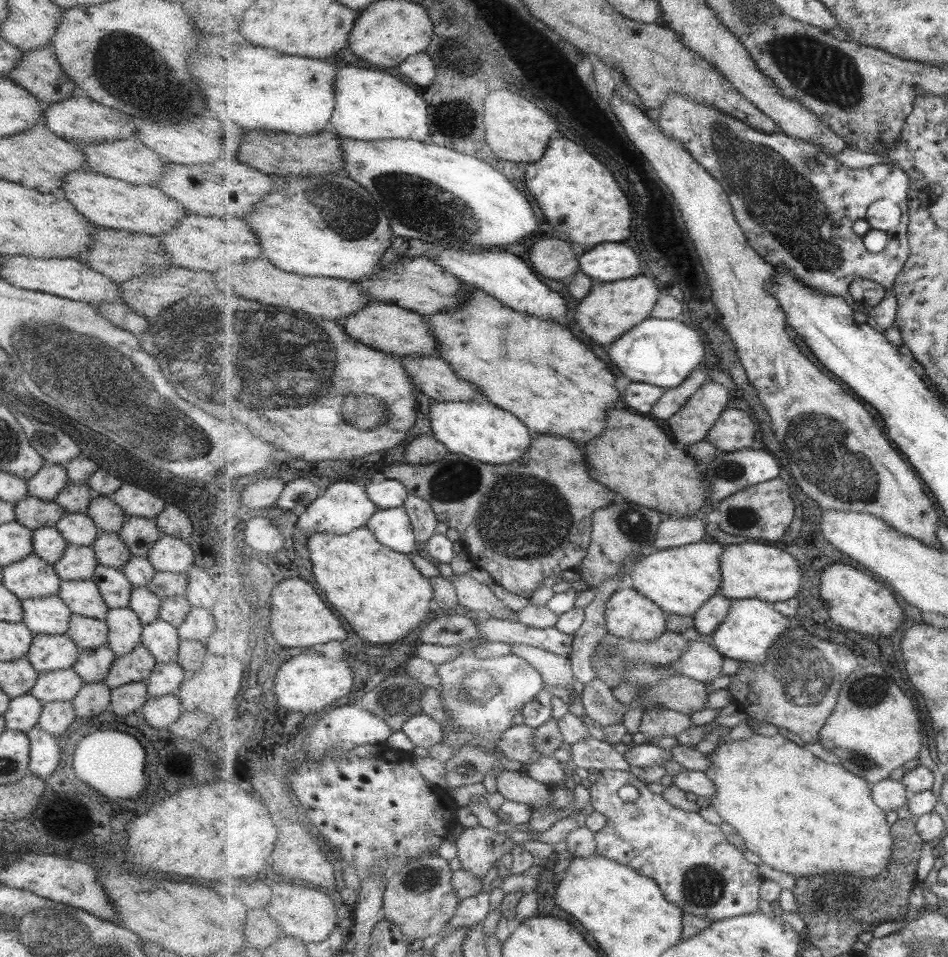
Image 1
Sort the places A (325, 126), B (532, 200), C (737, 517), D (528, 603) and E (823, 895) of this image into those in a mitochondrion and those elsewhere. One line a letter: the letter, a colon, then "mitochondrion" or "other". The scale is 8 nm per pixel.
A: other
B: other
C: mitochondrion
D: other
E: mitochondrion

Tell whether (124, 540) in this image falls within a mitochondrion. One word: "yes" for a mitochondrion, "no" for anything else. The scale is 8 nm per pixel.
no

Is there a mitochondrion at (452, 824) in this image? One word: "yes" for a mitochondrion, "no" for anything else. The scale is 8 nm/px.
no

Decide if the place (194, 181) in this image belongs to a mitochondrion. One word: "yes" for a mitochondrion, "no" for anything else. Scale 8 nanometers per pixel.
no

